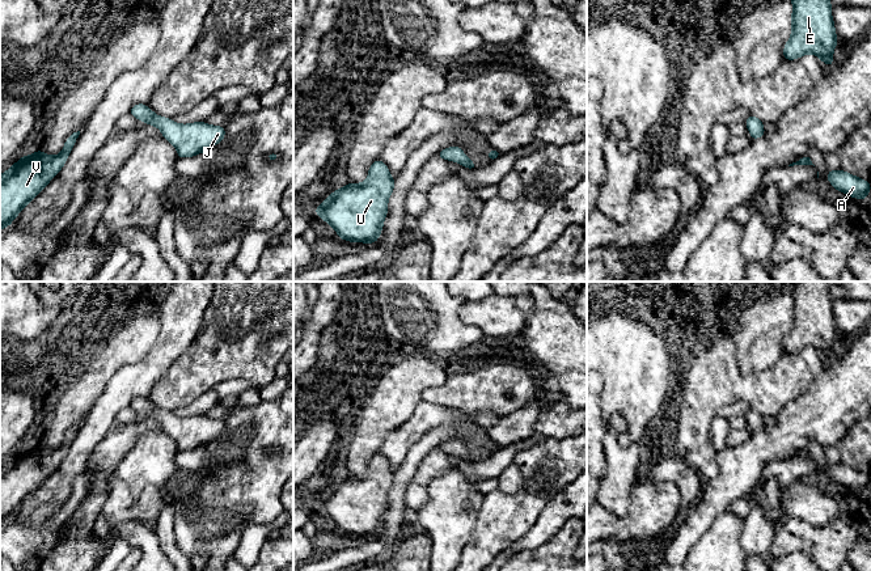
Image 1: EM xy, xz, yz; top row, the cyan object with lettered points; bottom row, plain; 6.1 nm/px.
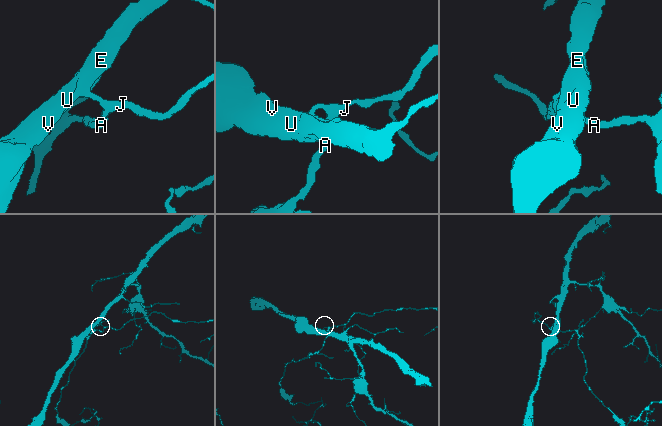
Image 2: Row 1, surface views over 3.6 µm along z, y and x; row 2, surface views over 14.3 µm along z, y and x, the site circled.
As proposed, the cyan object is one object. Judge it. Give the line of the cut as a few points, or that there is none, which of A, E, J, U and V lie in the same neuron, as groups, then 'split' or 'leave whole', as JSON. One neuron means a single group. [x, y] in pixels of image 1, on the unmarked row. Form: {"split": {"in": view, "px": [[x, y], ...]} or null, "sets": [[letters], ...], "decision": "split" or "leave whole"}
{"split": null, "sets": [["A", "E", "J", "U", "V"]], "decision": "leave whole"}

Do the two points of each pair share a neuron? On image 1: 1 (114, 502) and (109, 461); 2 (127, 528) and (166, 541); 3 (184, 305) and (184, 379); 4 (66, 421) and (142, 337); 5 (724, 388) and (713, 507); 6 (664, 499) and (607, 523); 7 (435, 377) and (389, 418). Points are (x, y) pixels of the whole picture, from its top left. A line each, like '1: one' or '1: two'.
1: two
2: two
3: two
4: one
5: two
6: one
7: one

